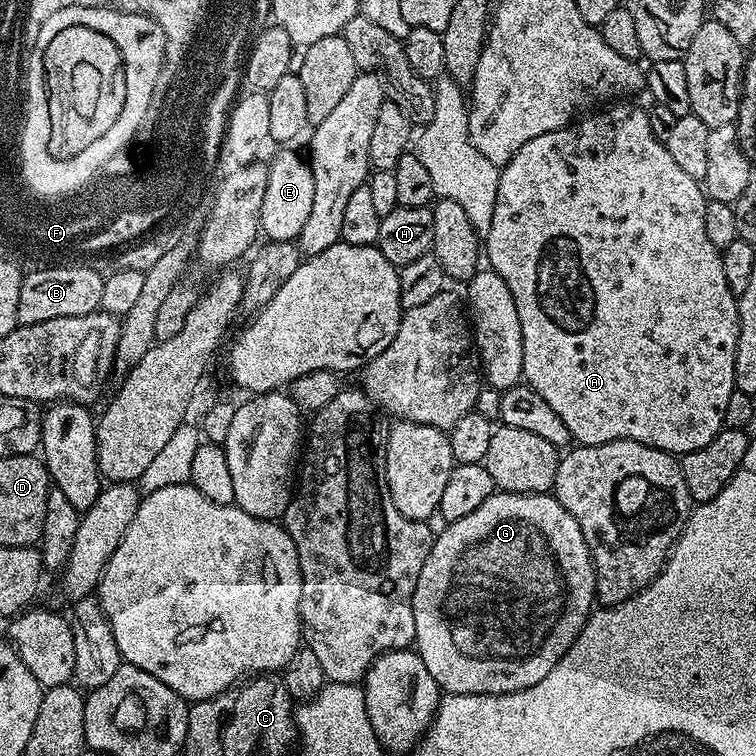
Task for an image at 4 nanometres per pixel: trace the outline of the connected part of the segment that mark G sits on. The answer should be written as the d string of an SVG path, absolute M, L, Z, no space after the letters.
M493 492L478 510L466 514L466 518L458 518L447 525L444 533L437 535L432 542L432 549L422 566L422 574L418 574L418 586L412 599L414 614L414 630L416 643L414 651L426 662L426 670L430 670L430 678L439 686L444 694L510 694L518 690L526 690L534 686L534 682L542 682L554 666L558 666L558 658L570 650L574 638L582 630L582 626L594 611L596 600L596 567L592 564L592 555L586 546L586 538L574 522L574 514L566 510L556 501L556 497L547 492Z

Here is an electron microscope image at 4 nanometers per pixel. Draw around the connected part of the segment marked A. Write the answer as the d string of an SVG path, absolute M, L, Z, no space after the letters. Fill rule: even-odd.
M632 102L613 103L603 110L593 111L583 118L577 119L575 122L566 125L565 128L559 128L550 134L542 134L531 142L526 142L526 146L522 146L522 150L518 150L518 154L514 154L514 158L510 158L510 162L500 168L498 198L494 202L494 222L490 222L490 230L486 233L482 248L486 253L487 263L488 260L492 263L489 264L491 271L499 274L502 282L506 282L506 286L510 286L510 294L514 294L514 306L518 306L518 322L522 322L523 379L529 388L533 388L554 409L558 414L558 418L562 418L562 422L566 422L566 430L570 430L572 440L580 446L605 444L615 440L633 440L663 452L683 454L694 450L702 450L702 446L706 446L706 442L710 442L724 427L726 406L730 402L730 394L736 391L734 358L738 350L738 334L740 333L740 305L738 297L733 294L729 283L726 282L726 274L722 271L721 249L716 248L714 242L710 242L710 238L706 235L706 206L708 200L701 181L690 178L690 174L684 173L674 163L674 158L670 158L670 150L666 150L664 142L656 137L654 130L650 130L650 118L647 111L643 107L641 109L635 108L634 105L628 103Z

